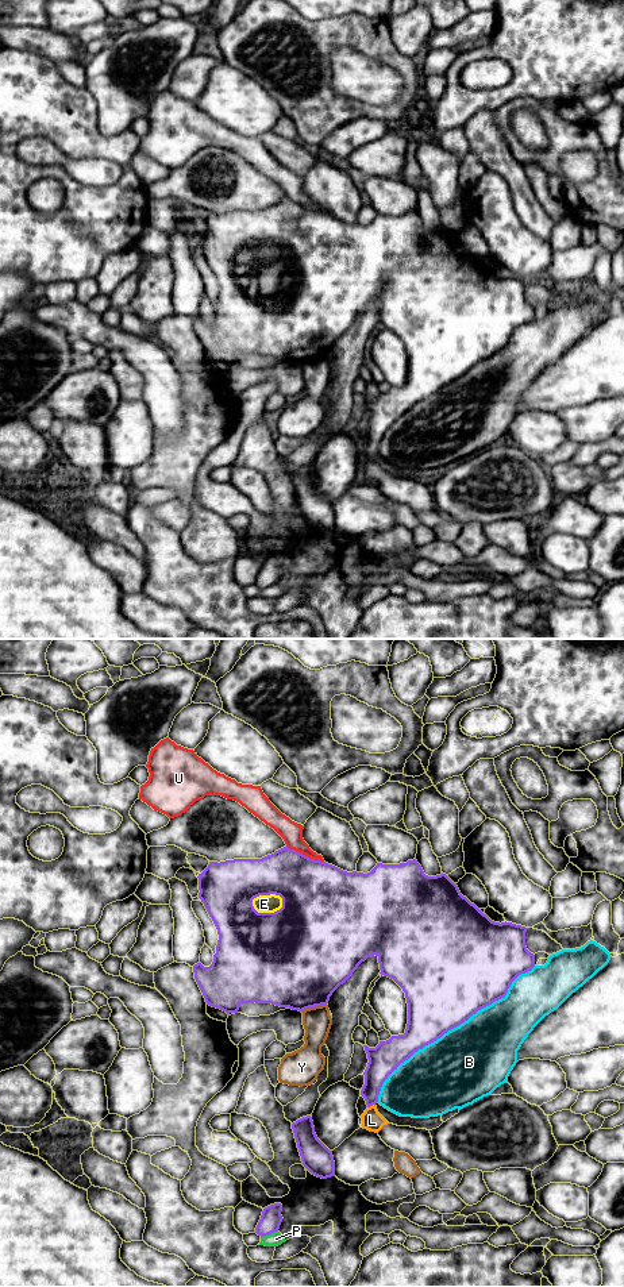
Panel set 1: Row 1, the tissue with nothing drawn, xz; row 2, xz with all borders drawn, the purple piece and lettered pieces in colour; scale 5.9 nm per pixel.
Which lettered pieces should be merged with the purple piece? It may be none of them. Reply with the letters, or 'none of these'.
E, L

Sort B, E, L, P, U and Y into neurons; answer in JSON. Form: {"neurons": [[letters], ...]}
{"neurons": [["B"], ["E", "L"], ["P"], ["U"], ["Y"]]}

